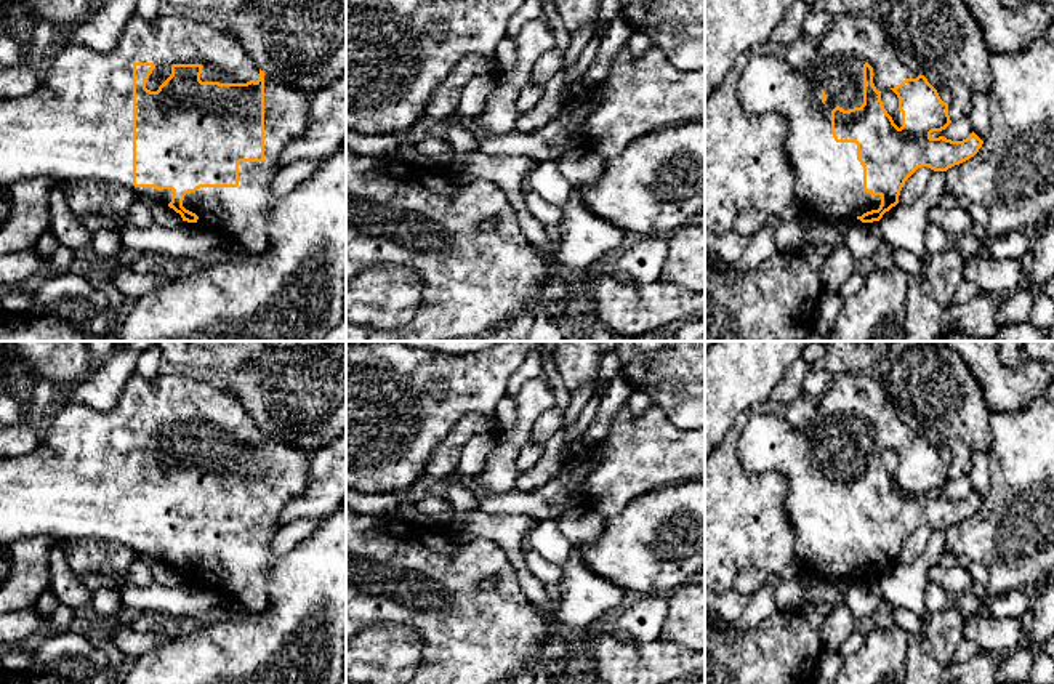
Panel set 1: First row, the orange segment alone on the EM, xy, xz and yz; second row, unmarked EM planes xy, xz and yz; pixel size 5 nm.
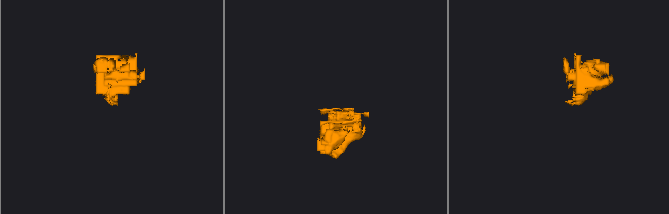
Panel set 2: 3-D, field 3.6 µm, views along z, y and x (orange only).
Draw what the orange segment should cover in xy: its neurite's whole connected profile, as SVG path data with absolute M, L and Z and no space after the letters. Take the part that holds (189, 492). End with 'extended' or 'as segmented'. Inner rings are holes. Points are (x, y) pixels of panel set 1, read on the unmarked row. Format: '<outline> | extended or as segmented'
M163 368L152 378L143 378L135 372L125 383L123 392L109 412L99 412L78 402L66 405L46 423L40 445L22 457L0 457L0 546L30 540L38 535L54 535L59 541L98 538L115 541L133 549L136 554L160 561L181 573L183 580L207 585L224 596L234 609L261 614L269 607L269 572L279 556L271 543L282 529L279 516L285 505L303 493L311 479L311 450L298 449L282 439L264 433L245 407L215 381L195 373L183 373Z | extended

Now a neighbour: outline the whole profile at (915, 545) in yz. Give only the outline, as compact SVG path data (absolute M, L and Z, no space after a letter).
M929 525L918 527L905 540L905 543L900 549L900 554L899 554L899 564L910 565L915 561L918 561L923 556L932 533L934 533L934 529L931 529Z

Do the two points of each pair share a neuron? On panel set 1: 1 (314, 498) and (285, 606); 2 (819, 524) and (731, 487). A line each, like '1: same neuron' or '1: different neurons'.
1: different neurons
2: different neurons

